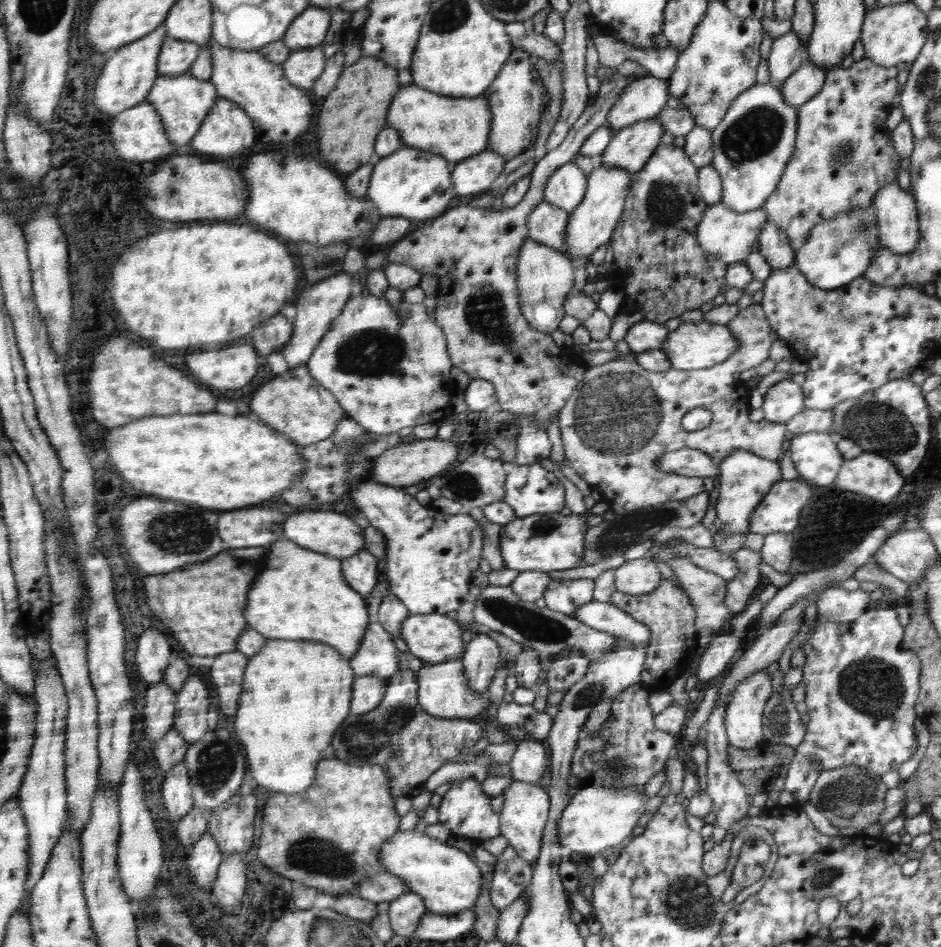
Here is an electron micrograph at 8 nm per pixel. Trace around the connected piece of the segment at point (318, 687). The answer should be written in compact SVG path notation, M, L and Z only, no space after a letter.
M267 639L267 643L260 649L260 652L253 657L254 662L250 662L250 674L246 674L246 694L242 694L242 710L237 710L238 714L235 714L229 722L237 739L246 748L246 759L250 765L250 772L258 786L262 784L268 790L274 790L276 793L306 792L316 782L316 772L322 762L320 752L333 743L332 734L337 733L337 730L345 724L346 717L350 716L352 712L353 682L356 680L352 664L349 659L339 653L339 650L318 641Z

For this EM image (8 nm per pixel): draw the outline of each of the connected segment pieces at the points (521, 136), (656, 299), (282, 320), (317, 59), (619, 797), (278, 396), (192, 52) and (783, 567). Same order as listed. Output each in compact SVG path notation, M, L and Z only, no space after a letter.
M521 48L514 49L514 58L506 62L506 70L502 70L502 78L486 90L486 94L481 94L488 98L492 105L492 132L490 132L490 142L487 150L497 151L505 158L505 162L516 158L523 150L531 151L538 134L538 124L544 112L544 104L547 104L548 93L544 90L544 84L534 69L530 57L532 55L522 52Z
M661 143L645 168L634 173L634 186L626 198L624 216L608 243L615 264L611 272L610 288L614 287L617 291L621 289L624 294L621 310L624 309L626 300L634 302L638 312L644 314L643 320L664 325L670 318L700 308L724 286L729 264L714 259L710 252L701 247L697 238L699 225L710 206L699 192L699 170L682 147Z
M275 314L266 320L258 330L254 330L252 344L258 346L258 352L262 355L270 355L279 350L291 339L293 323L280 314Z
M315 46L299 51L291 51L288 58L281 62L285 77L294 86L310 88L318 76L322 74L326 64L326 57L322 53L322 46Z
M588 786L575 794L558 822L558 843L562 848L580 854L598 854L608 846L622 844L622 840L634 830L639 816L646 806L644 788L625 786L615 790L613 786Z
M304 364L276 375L274 380L258 387L250 402L250 408L246 410L256 412L260 422L282 430L282 434L288 434L298 445L314 445L330 440L336 434L340 422L348 417L337 397L332 391L326 390Z
M168 38L164 42L158 62L161 75L188 73L197 60L202 46L195 42Z
M772 533L765 535L759 550L761 560L778 572L788 573L794 553L792 533Z

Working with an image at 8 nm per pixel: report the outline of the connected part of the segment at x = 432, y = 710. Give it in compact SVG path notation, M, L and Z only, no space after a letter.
M461 659L449 660L438 664L423 662L417 673L419 683L419 700L422 708L434 717L448 717L450 720L480 721L489 710L494 708L494 700L487 693L478 695L470 687L467 675L464 673L464 663Z

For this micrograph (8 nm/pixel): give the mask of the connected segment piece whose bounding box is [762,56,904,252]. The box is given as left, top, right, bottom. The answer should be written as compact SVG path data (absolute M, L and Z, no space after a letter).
M864 56L860 61L854 61L849 68L842 66L827 71L824 86L815 94L808 102L797 107L797 131L794 141L794 150L790 155L790 160L787 162L787 166L784 167L784 172L776 185L776 190L770 194L765 200L765 204L762 206L769 214L769 222L772 222L777 228L780 228L788 237L790 247L796 252L806 245L806 242L810 240L809 235L817 225L821 225L822 222L834 218L834 216L841 213L848 213L849 210L858 209L859 206L868 206L871 204L873 197L877 194L878 189L882 189L884 184L890 180L894 180L897 183L897 170L900 166L903 166L901 155L897 153L897 150L892 148L892 141L890 140L890 130L886 126L886 118L892 110L892 98L896 96L896 92L901 89L896 84L896 74L898 74L898 67L885 67L880 63L875 63L873 59Z

